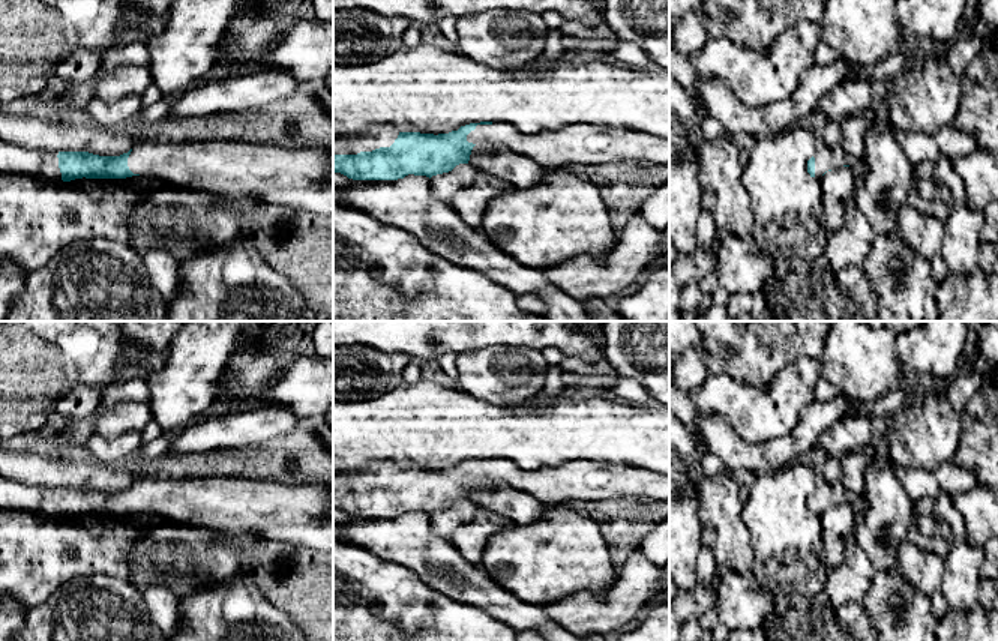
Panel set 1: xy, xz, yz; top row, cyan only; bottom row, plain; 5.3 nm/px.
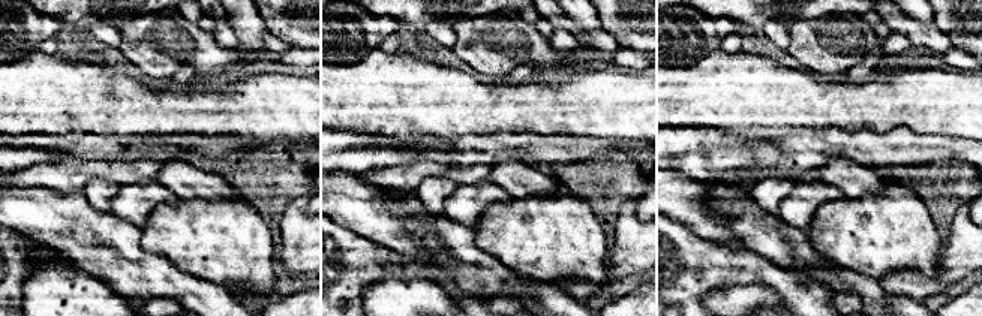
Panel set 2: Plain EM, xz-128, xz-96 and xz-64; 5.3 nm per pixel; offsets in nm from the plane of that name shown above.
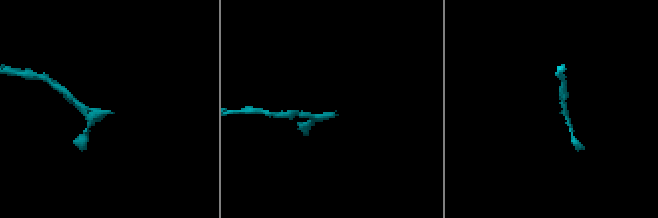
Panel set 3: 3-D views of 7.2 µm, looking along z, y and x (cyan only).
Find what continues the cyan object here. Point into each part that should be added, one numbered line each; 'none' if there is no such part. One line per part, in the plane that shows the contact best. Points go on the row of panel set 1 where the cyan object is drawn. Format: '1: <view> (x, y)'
1: xz (344, 143)
2: xz (589, 144)

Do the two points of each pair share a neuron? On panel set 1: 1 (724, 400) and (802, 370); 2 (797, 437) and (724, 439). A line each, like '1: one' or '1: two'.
1: one
2: one

